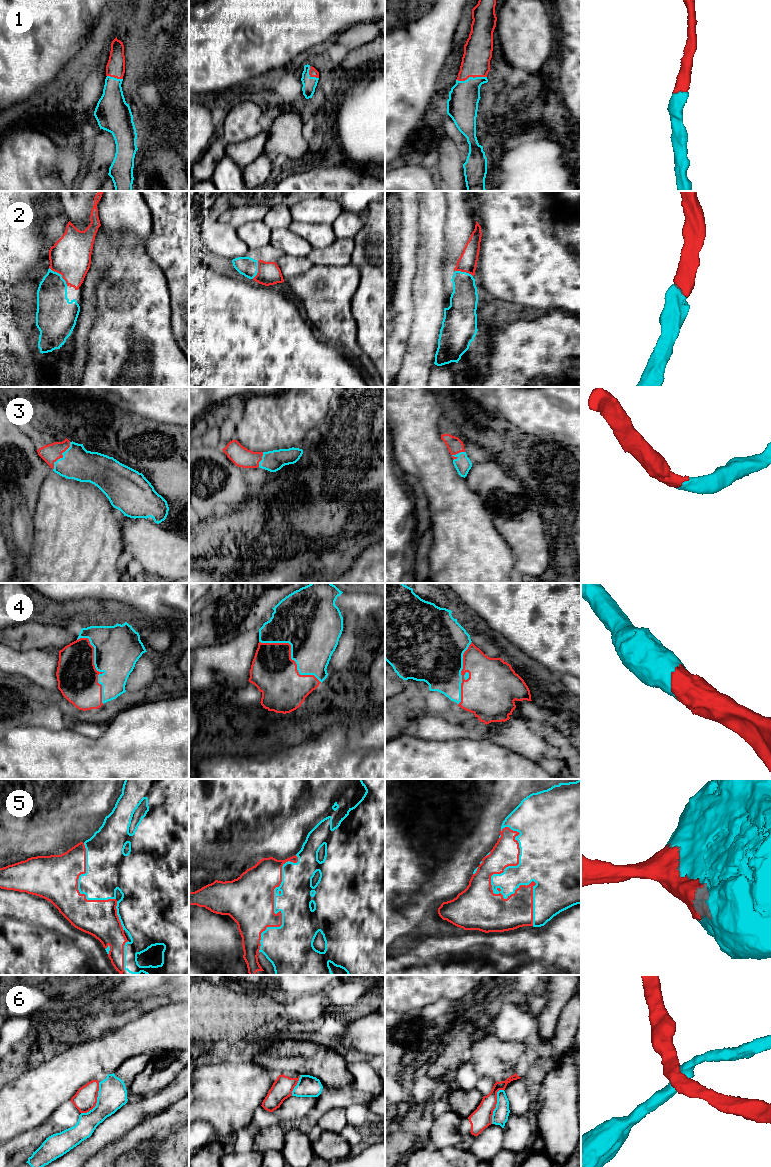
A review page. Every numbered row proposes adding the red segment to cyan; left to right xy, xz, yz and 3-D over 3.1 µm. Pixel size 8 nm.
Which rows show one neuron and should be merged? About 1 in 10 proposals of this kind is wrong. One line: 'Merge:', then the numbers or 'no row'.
Merge: 1, 2, 3, 4, 5

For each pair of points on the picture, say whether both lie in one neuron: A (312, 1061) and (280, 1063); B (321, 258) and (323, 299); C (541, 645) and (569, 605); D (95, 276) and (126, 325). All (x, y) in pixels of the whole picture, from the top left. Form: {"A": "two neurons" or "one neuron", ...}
{"A": "one neuron", "B": "two neurons", "C": "one neuron", "D": "two neurons"}

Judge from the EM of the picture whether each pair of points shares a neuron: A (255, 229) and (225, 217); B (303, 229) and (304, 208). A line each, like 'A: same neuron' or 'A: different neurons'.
A: different neurons
B: different neurons

